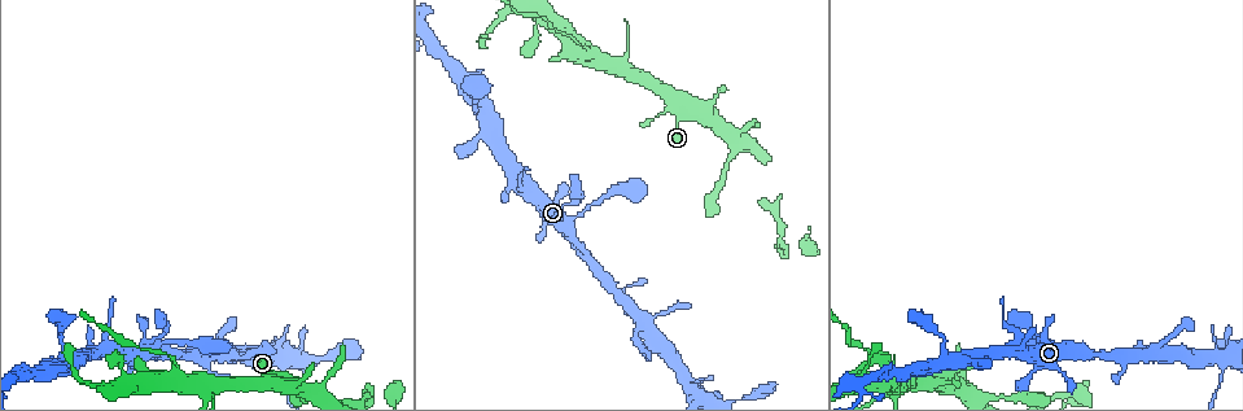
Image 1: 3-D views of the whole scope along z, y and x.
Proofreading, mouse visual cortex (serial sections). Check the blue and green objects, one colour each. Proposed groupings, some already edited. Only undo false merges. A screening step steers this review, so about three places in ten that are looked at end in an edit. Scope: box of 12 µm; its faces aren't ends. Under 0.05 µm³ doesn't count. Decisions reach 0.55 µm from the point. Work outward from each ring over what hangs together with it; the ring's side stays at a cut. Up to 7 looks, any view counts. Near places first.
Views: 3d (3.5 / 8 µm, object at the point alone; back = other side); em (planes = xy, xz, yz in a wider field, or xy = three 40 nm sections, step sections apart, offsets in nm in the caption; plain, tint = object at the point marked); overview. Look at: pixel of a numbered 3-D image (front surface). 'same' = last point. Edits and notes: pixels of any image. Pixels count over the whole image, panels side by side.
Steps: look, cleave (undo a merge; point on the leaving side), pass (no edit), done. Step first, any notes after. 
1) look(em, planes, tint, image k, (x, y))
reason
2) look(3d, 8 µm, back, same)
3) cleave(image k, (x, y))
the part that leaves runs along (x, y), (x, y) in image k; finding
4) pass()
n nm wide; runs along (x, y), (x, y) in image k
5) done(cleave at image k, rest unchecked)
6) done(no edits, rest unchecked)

look(3d, 8 µm, image 1, (270, 380))
three arms meet

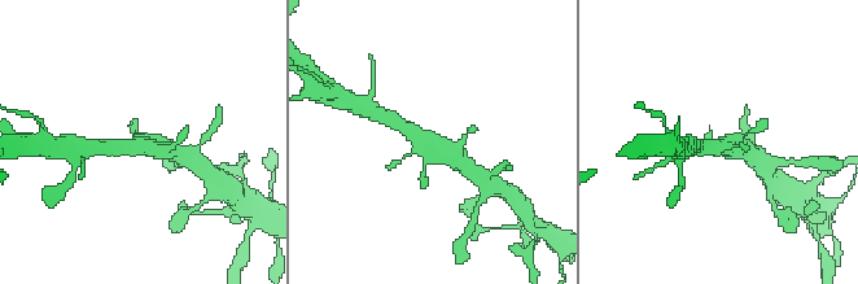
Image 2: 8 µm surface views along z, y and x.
look(3d, 3.5 µm, image 2, (142, 146))

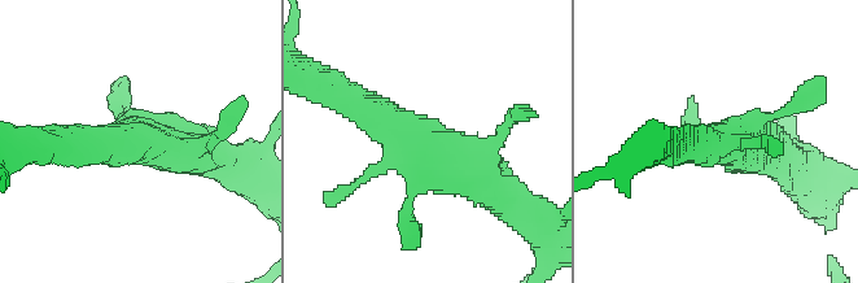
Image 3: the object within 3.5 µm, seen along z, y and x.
pass()
continuous, no second cell

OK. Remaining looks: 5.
look(3d, 3.5 µm, image 1, (177, 373))
small branch off a trunk

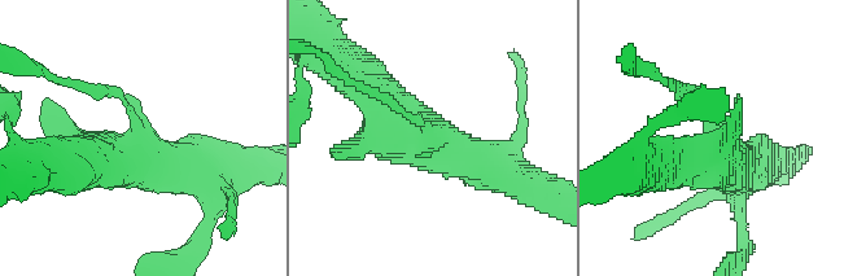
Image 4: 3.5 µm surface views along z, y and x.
look(em, xy, step 1, tint, image 4, (138, 134))
now the EM

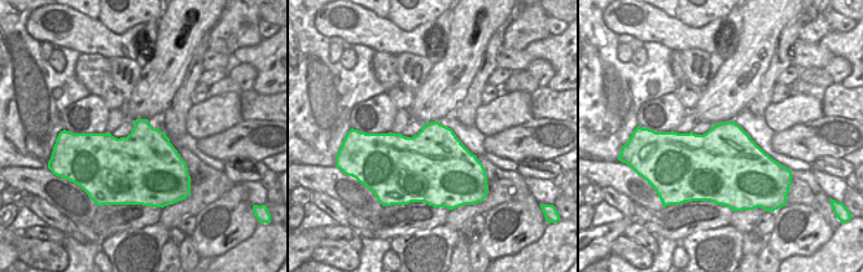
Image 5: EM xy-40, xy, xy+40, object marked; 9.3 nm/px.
cleave(image 4, (88, 90))
the part that leaves runs along (122, 100), (34, 68) in image 4; a second cell is stuck on

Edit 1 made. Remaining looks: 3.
look(3d, 3.5 µm, image 1, (971, 362))
narrows sharply

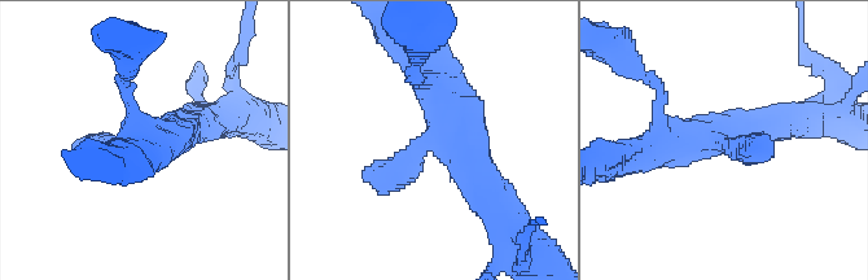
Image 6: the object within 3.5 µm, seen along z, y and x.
look(em, xy, step 1, tint, image 6, (731, 146))
now the EM

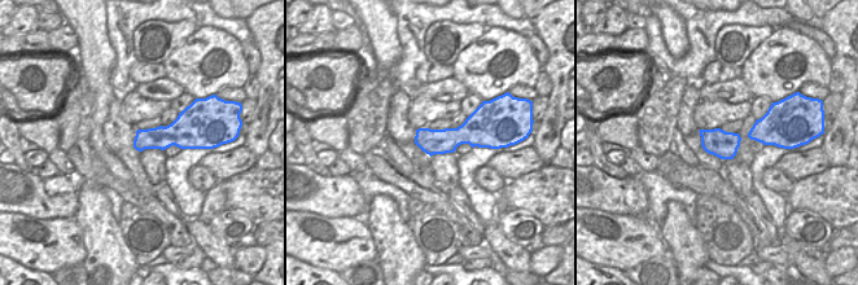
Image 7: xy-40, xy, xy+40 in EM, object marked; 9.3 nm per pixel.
look(em, xy, step 2, tint, same)
another direction

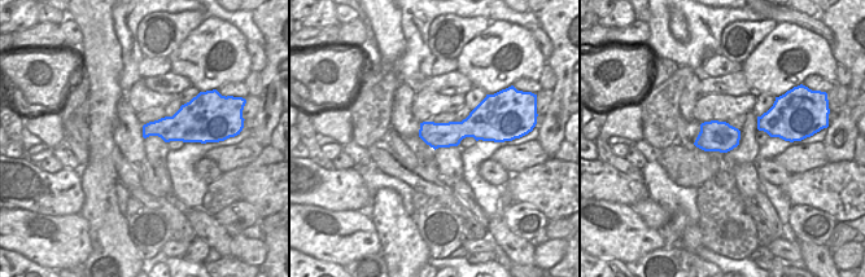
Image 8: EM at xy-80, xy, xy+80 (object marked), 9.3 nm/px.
pass()
240 nm wide; runs along (184, 128), (125, 148), (73, 148) in image 6; one cell here

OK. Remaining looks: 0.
done(cleave at image 4, rest unchecked)

